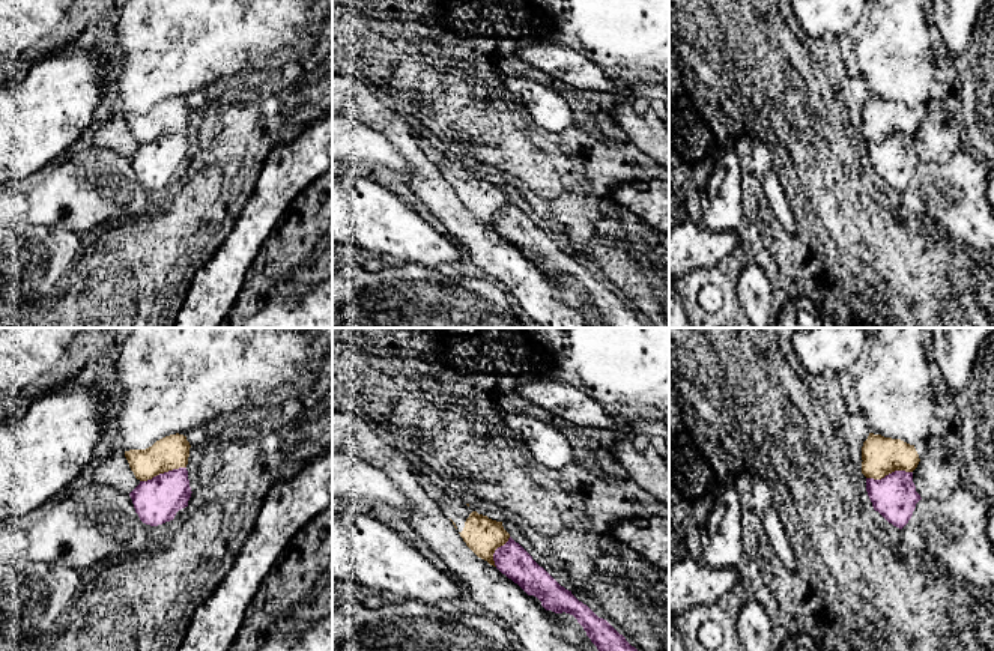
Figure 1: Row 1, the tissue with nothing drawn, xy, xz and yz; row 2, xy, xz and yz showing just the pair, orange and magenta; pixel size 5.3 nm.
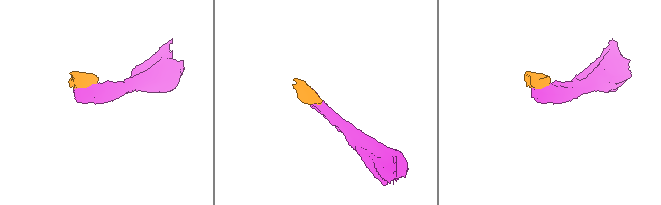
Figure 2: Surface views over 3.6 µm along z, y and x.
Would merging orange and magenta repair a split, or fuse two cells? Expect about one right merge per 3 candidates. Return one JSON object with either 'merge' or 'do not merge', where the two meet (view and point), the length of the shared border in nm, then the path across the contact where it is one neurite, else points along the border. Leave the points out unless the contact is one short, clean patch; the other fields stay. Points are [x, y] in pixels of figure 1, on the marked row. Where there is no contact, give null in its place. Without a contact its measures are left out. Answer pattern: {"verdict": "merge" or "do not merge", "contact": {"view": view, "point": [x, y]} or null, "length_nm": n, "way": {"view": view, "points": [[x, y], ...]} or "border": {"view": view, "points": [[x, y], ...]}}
{"verdict": "do not merge", "contact": {"view": "xy", "point": [163, 472]}, "length_nm": 260, "border": {"view": "xy", "points": [[185, 466], [169, 469], [140, 481]]}}

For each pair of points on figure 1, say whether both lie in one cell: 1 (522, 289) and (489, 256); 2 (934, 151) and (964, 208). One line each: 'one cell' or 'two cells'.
1: one cell
2: two cells

